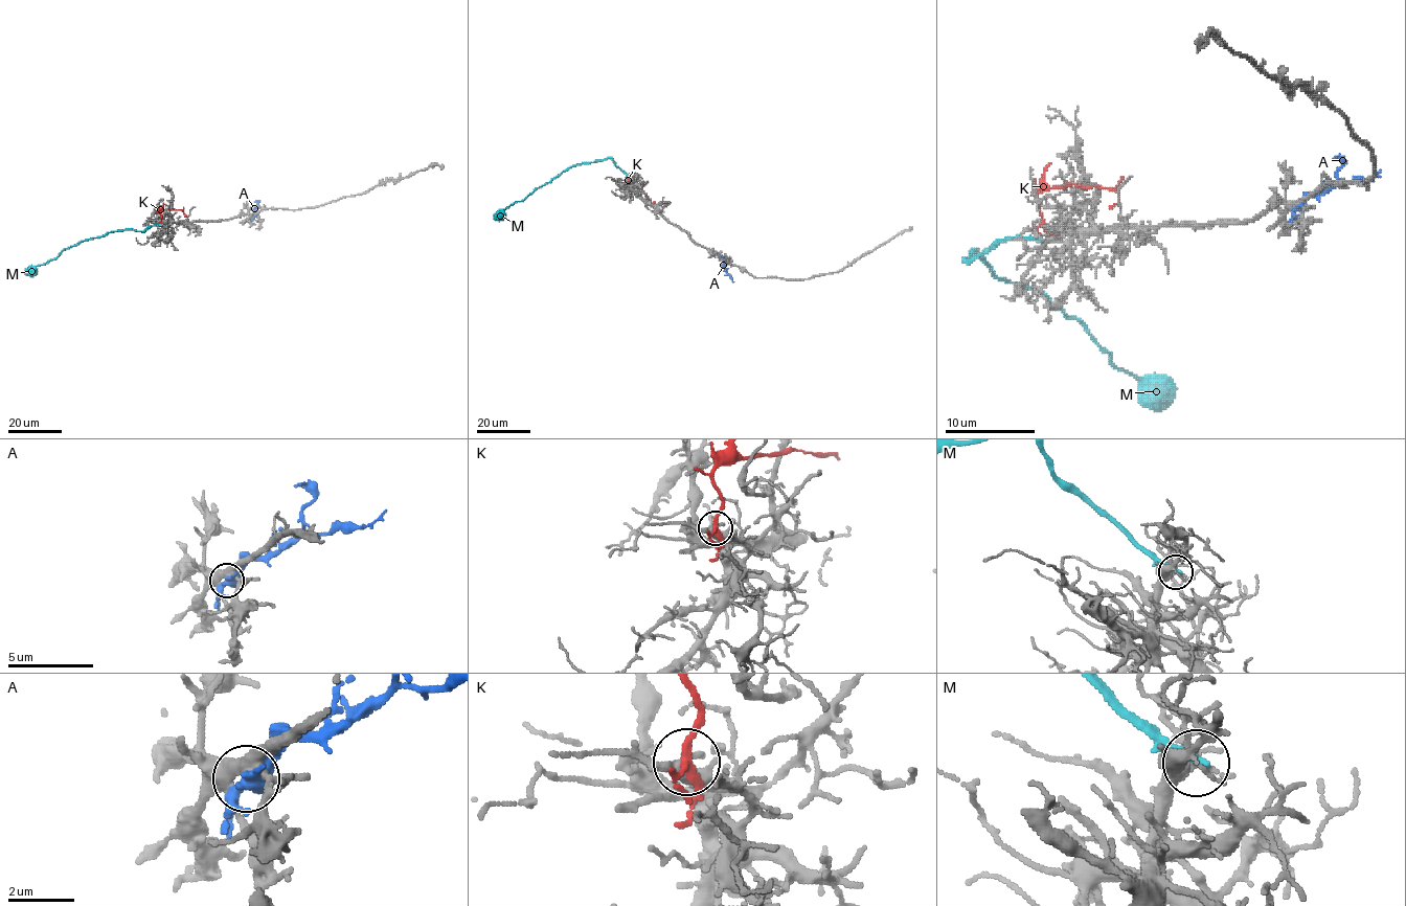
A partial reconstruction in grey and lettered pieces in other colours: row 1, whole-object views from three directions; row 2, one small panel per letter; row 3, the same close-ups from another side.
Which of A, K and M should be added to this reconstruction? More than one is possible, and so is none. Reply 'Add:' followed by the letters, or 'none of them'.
Add: none of them

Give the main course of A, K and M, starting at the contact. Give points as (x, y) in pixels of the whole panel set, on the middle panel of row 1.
A: (722, 256), (724, 271), (732, 281)
K: (629, 181), (642, 190), (651, 202), (654, 201)
M: (634, 180), (611, 158), (583, 162), (537, 187), (495, 219)

